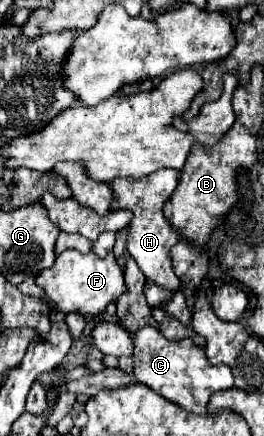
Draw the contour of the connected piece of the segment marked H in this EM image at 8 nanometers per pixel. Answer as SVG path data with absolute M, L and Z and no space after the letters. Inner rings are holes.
M158 170L146 178L116 178L112 182L114 190L114 200L112 200L112 210L118 208L128 208L134 212L134 218L130 222L128 230L128 240L126 240L126 250L128 254L138 262L138 268L144 272L144 276L152 282L156 282L160 288L166 288L170 292L180 290L178 276L172 270L170 262L170 248L180 240L180 232L172 228L172 224L166 220L162 208L164 202L172 196L178 184L178 170Z

